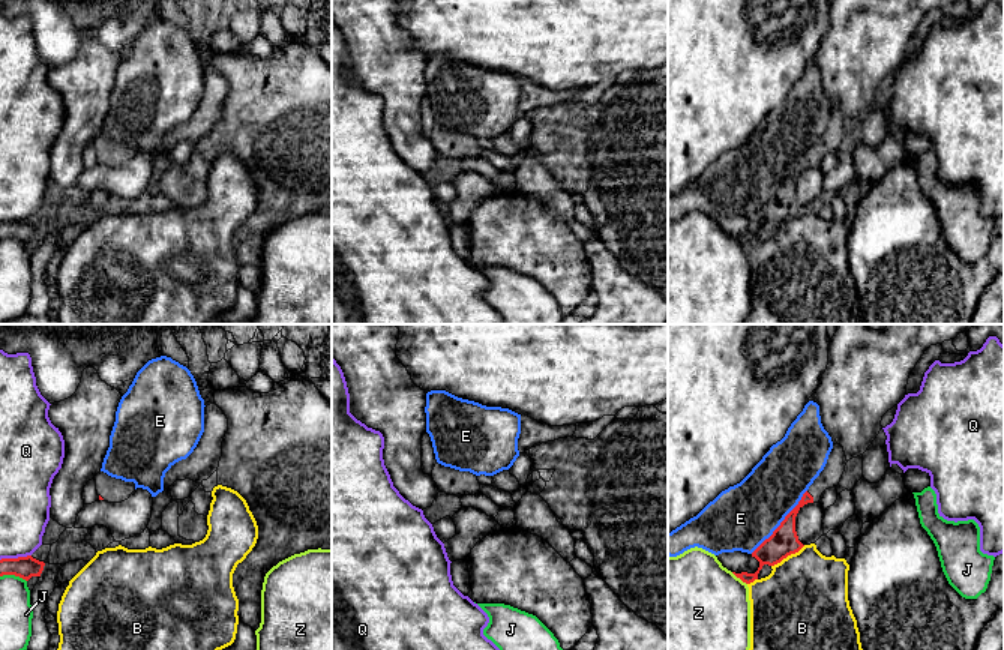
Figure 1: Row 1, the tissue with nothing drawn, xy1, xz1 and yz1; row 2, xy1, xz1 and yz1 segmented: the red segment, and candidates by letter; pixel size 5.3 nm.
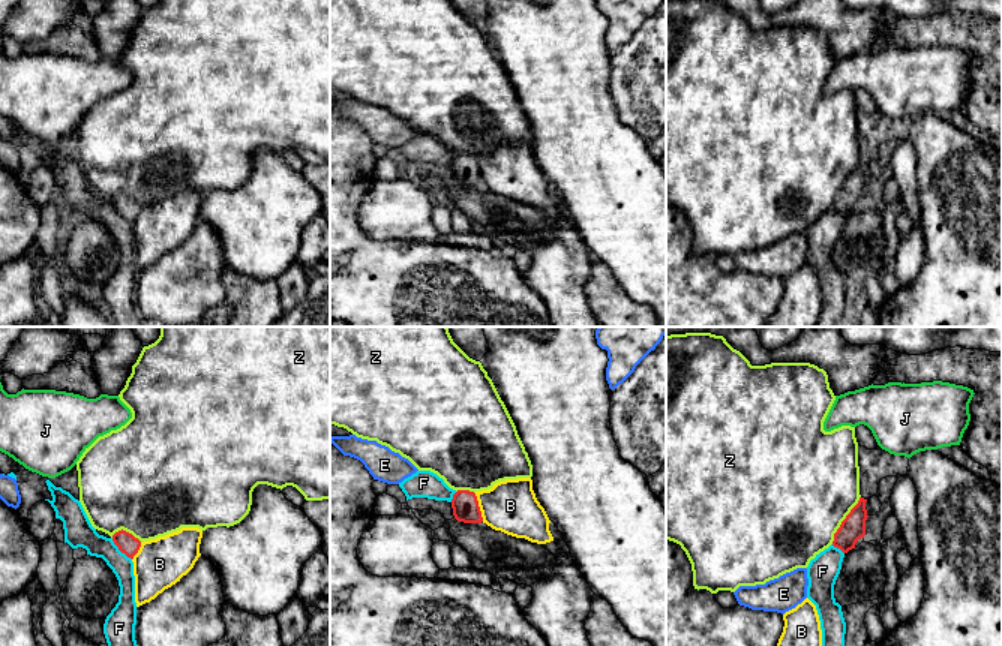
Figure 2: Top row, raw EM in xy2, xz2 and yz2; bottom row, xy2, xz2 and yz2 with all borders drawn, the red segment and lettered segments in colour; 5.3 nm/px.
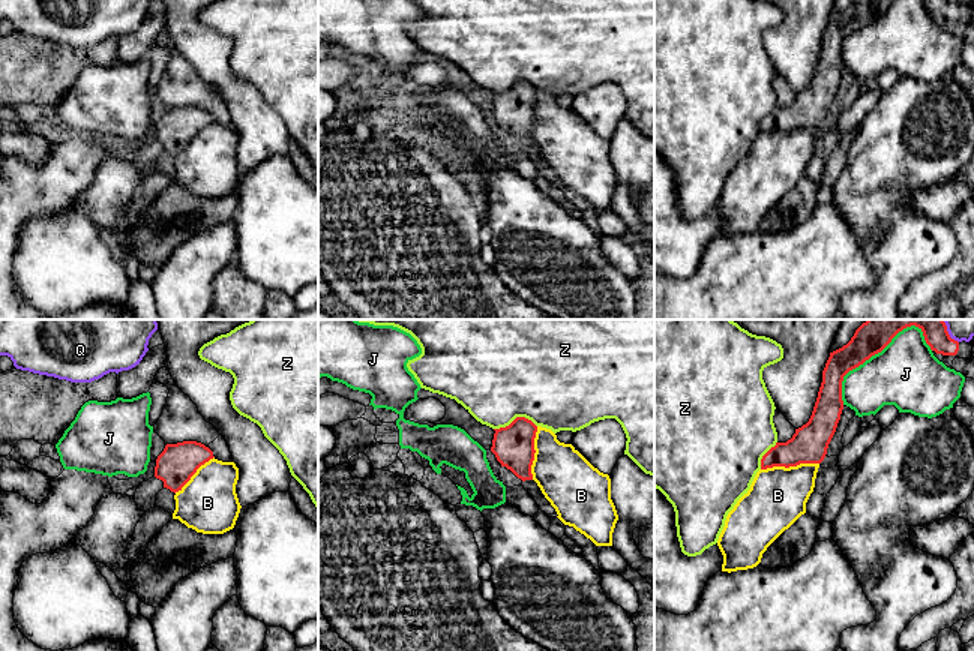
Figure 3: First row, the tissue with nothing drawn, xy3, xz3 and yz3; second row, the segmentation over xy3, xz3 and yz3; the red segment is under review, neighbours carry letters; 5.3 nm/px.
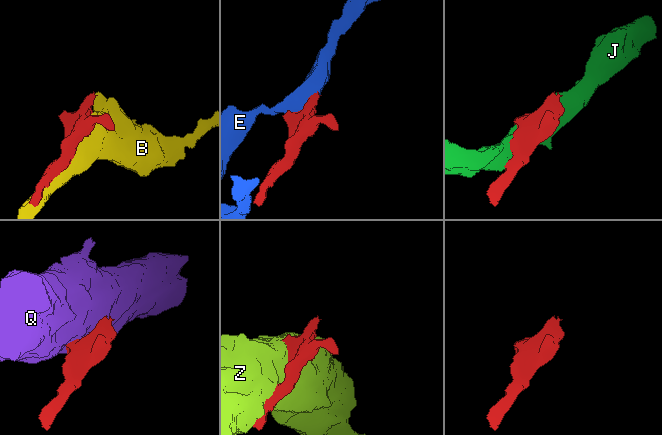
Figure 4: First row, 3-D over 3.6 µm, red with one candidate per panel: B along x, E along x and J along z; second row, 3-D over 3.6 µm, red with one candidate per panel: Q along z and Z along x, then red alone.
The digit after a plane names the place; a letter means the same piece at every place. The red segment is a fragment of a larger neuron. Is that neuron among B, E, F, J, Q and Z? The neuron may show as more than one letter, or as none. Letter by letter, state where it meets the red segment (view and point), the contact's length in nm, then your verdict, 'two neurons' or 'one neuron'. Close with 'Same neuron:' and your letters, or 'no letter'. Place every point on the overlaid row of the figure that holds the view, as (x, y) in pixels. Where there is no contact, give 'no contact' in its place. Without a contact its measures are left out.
B: meets red in yz3 at (790, 465); contact 320 nm long; two neurons
E: meets red in yz1 at (781, 523); contact 460 nm long; two neurons
F: meets red in xy2 at (120, 550); contact 160 nm long; two neurons
J: meets red in yz3 at (869, 357); contact 600 nm long; two neurons
Q: meets red in xy1 at (15, 559); contact 170 nm long; two neurons
Z: meets red in yz2 at (843, 520); contact 300 nm long; two neurons
Same neuron: no letter

